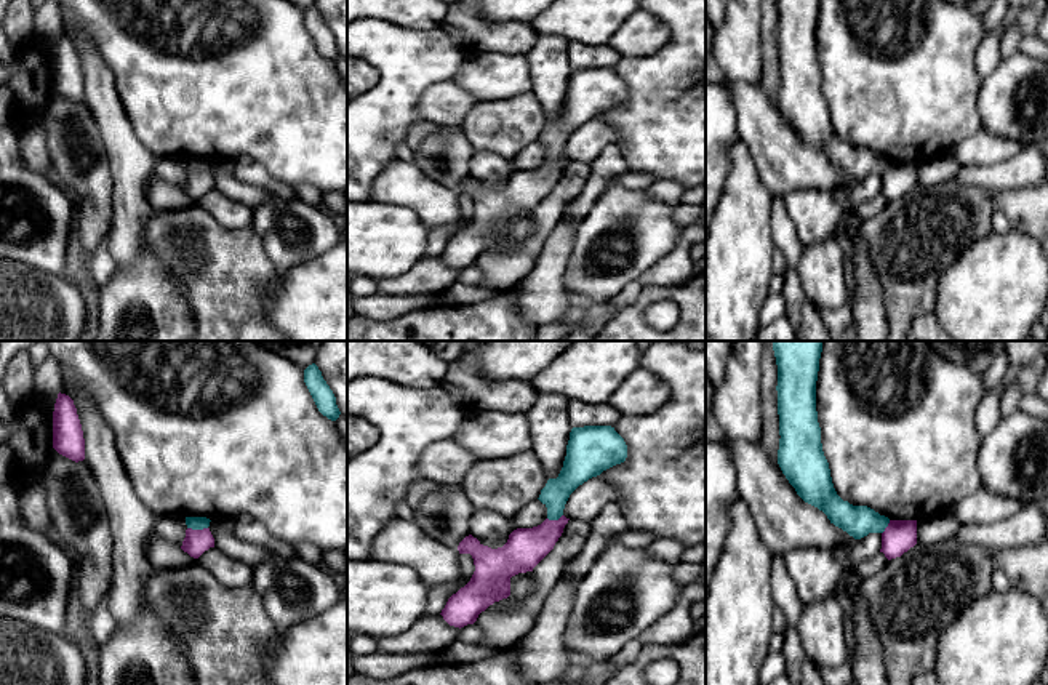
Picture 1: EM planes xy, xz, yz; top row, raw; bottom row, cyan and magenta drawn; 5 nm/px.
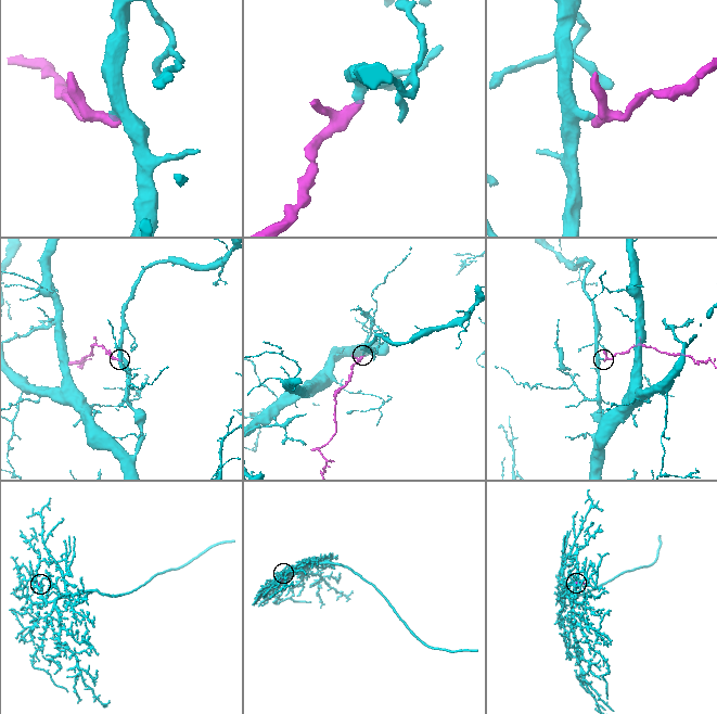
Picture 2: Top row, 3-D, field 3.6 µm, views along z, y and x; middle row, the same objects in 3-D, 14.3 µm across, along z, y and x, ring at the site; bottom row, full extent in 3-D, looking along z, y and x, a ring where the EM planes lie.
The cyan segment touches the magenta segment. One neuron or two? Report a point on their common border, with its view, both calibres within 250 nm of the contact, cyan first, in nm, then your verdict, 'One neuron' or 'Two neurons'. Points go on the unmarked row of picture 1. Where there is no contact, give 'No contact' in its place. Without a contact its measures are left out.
Touches cyan at xy (197, 170). Thickness 60 nm (cyan) against 120 nm. Two neurons

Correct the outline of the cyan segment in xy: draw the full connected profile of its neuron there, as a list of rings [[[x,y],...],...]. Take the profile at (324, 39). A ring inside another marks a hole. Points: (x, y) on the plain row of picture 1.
[[[315,5],[309,6],[304,11],[304,24],[318,50],[318,53],[331,62],[336,62],[341,56],[336,38],[326,22],[322,18],[322,13]]]

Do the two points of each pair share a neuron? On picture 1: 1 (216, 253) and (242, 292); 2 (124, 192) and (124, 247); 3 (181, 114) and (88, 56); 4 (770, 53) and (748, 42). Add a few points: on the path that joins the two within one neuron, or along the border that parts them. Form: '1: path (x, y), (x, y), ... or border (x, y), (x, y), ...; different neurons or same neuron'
1: path (216, 263), (232, 282); same neuron
2: path (124, 205), (124, 234); same neuron
3: border (88, 37), (109, 69), (122, 104); different neurons
4: border (759, 16), (760, 84); different neurons

